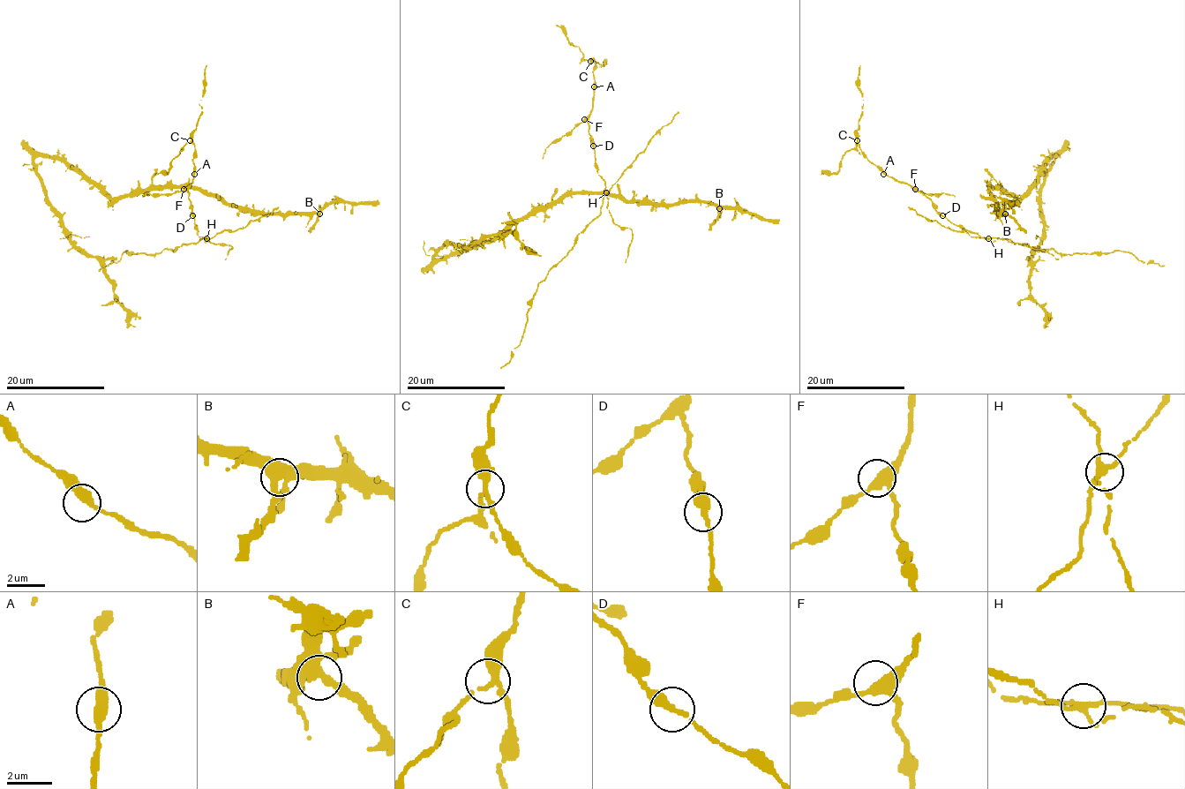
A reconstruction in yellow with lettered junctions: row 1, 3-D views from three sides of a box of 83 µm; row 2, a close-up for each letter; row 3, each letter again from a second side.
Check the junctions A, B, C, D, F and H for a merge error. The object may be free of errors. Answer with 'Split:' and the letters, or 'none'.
Split: H

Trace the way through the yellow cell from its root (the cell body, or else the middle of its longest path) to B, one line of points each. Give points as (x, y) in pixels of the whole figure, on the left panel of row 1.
B: (176, 187), (198, 187), (220, 195), (228, 204), (266, 214), (319, 214)

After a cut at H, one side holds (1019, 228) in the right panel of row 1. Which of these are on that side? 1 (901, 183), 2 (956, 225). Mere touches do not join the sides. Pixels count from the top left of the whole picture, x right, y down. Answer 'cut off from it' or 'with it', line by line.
1: with it
2: with it

